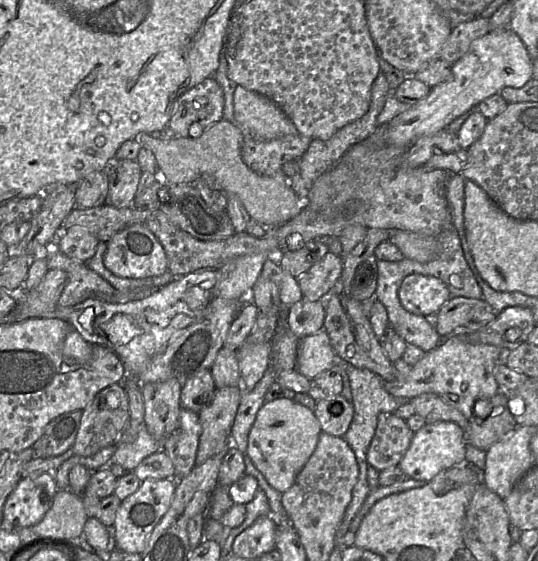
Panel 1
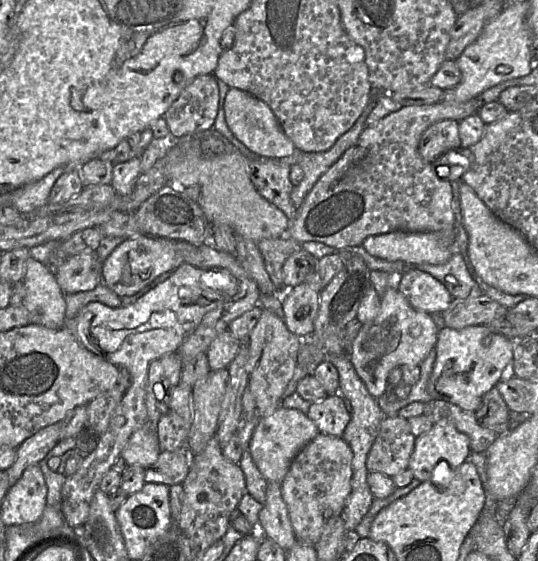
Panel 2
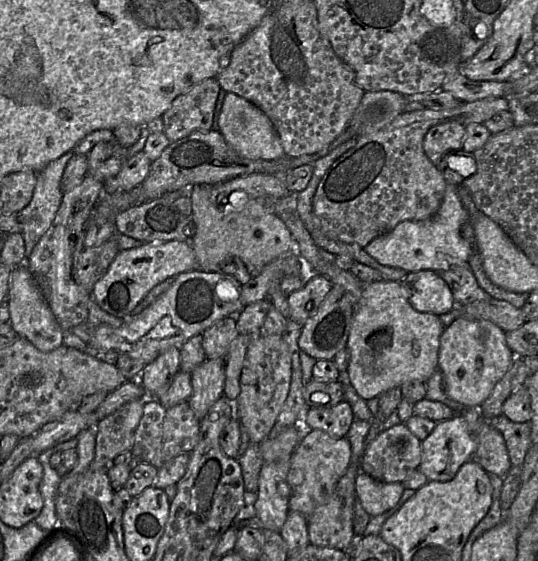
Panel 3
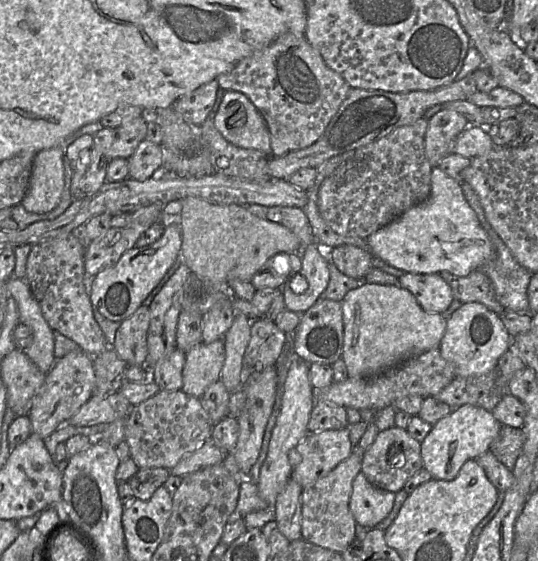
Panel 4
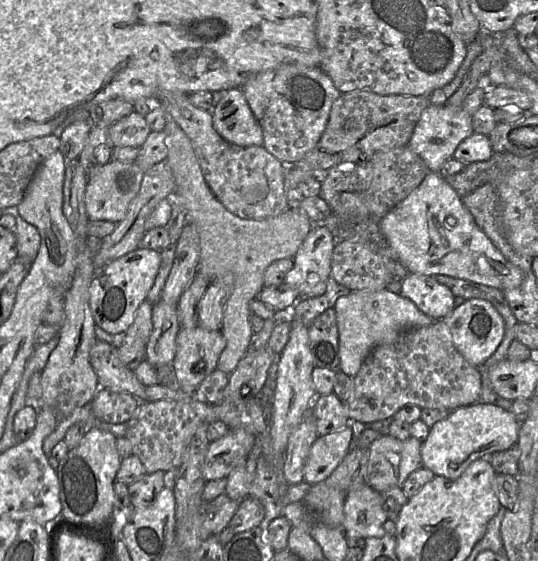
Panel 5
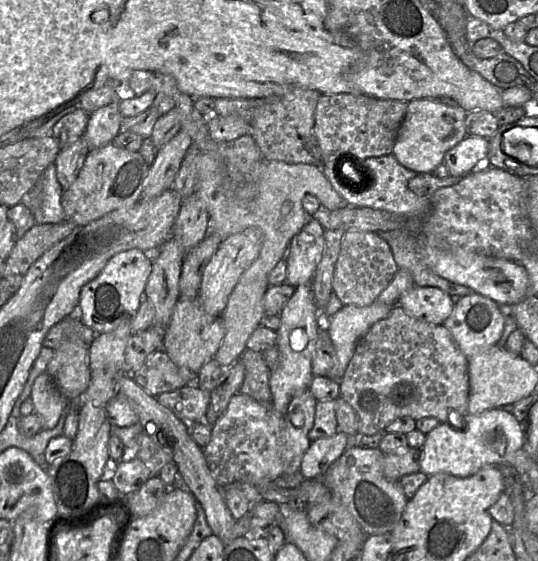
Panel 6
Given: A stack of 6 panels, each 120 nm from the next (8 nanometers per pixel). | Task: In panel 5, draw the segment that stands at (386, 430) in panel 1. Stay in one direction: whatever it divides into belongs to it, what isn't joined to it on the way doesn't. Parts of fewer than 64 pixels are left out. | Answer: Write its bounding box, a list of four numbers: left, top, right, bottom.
[364,434,423,493]

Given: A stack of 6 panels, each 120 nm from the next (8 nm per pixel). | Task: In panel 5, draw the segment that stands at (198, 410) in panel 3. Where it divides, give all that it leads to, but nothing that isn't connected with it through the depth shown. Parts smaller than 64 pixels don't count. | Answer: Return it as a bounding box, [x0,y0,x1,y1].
[173,325,226,394]

